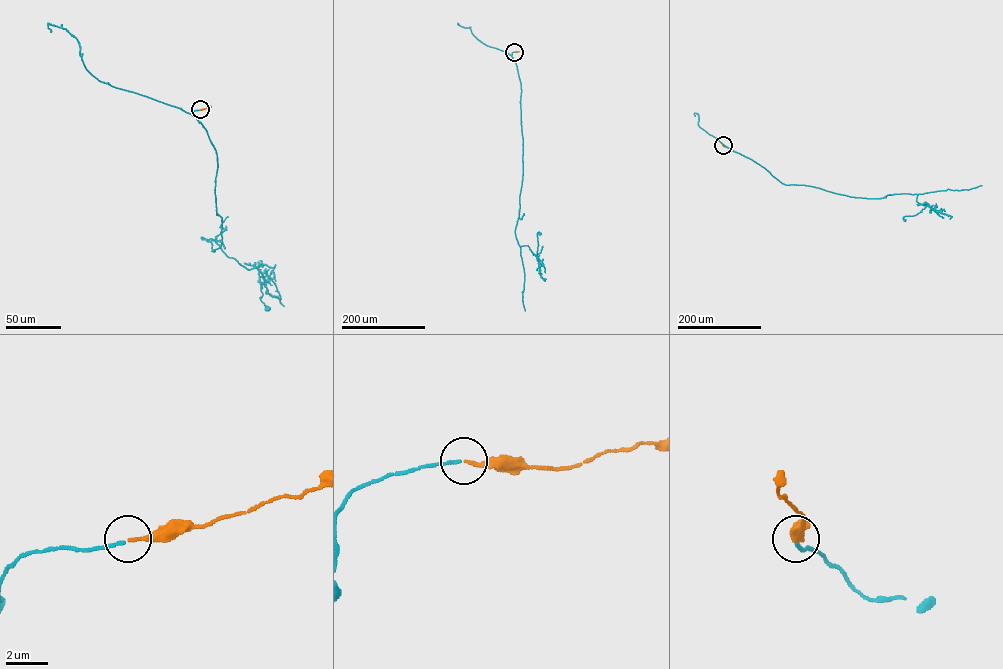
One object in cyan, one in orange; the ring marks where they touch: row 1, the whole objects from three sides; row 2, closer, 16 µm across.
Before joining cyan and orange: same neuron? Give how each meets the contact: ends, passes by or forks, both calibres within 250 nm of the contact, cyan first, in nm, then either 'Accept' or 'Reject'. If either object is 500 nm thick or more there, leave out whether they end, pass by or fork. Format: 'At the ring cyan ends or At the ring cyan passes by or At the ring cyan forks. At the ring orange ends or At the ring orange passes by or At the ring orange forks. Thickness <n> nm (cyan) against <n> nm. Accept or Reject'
At the ring cyan ends. At the ring orange ends. Thickness 140 nm (cyan) against 170 nm. Accept

